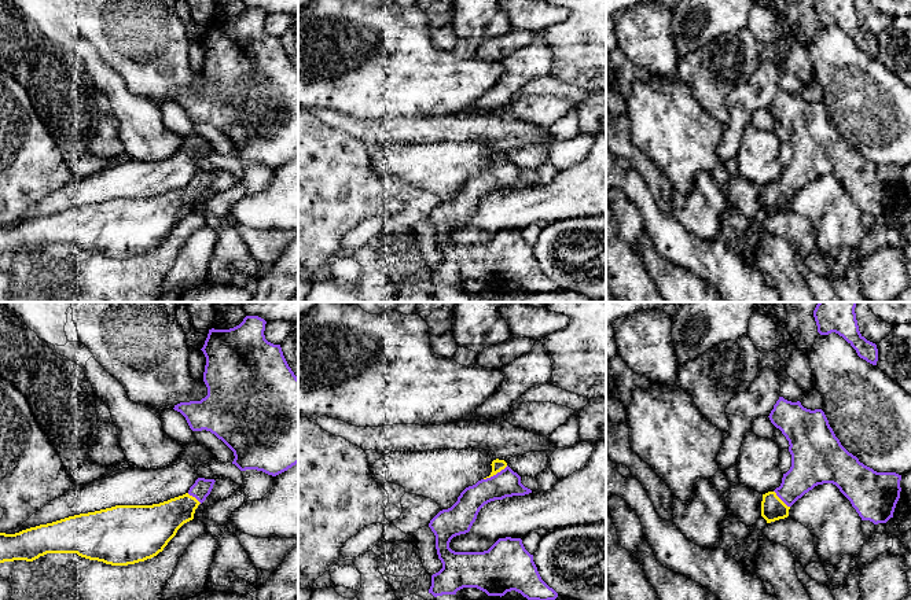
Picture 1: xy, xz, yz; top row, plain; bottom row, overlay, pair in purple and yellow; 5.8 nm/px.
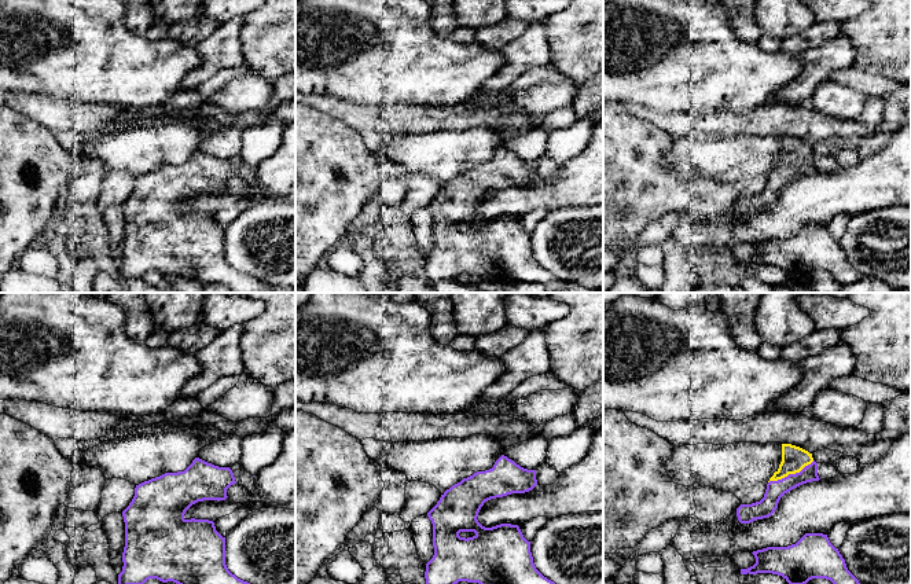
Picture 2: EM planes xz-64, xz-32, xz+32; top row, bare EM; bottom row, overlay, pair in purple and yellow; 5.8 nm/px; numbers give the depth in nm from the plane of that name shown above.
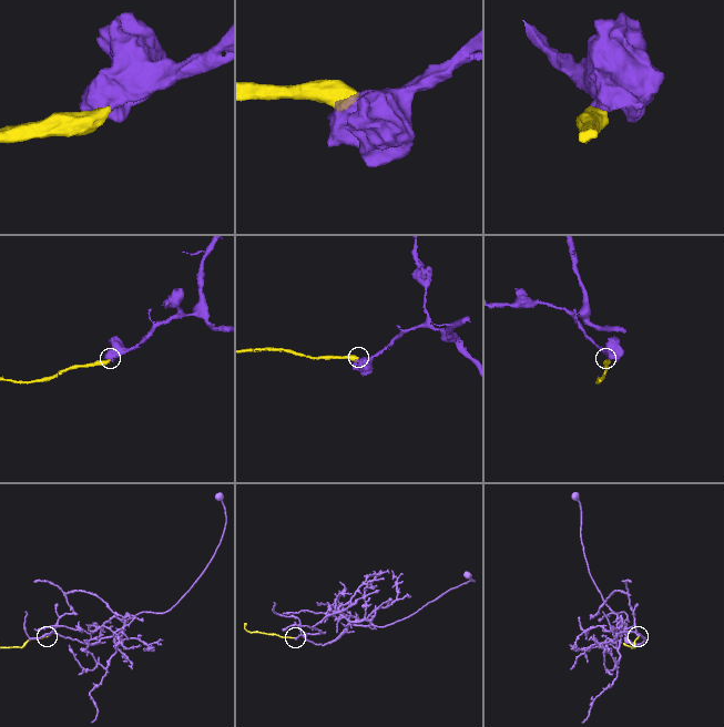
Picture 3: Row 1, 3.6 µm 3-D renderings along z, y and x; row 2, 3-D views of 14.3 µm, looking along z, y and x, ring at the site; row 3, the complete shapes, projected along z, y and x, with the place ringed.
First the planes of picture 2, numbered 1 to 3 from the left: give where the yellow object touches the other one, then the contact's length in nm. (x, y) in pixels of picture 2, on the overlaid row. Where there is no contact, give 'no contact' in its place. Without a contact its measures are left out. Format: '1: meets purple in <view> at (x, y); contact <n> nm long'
1: no contact
2: no contact
3: meets purple in xz+32 at (790, 474); contact 300 nm long

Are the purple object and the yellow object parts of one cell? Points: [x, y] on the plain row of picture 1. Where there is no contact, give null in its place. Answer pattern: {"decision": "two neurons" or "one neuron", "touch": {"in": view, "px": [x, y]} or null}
{"decision": "one neuron", "touch": {"in": "xz", "px": [496, 166]}}

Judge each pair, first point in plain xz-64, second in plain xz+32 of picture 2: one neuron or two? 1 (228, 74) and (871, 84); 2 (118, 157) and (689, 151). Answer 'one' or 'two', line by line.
1: one
2: one

